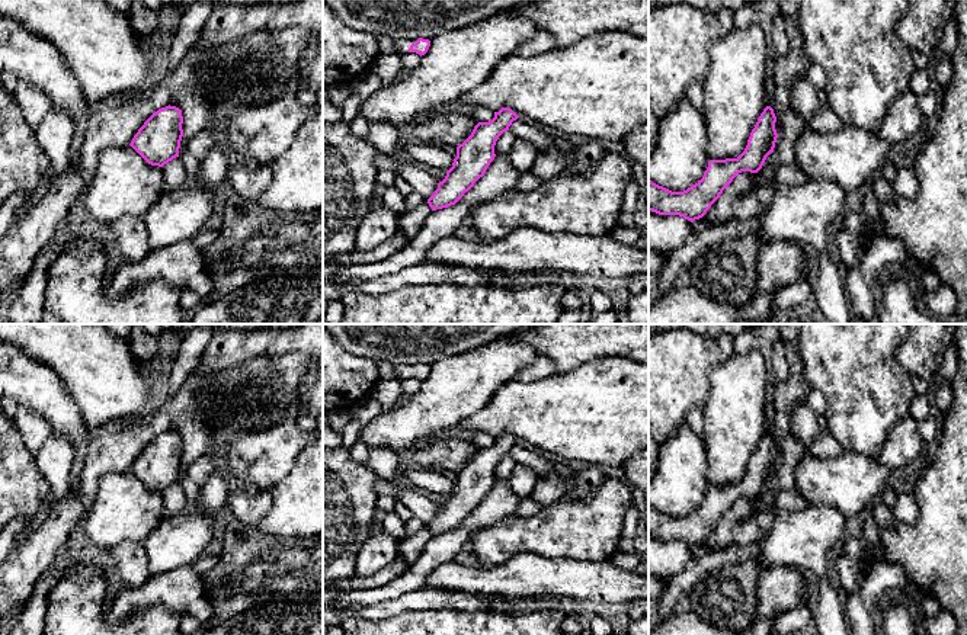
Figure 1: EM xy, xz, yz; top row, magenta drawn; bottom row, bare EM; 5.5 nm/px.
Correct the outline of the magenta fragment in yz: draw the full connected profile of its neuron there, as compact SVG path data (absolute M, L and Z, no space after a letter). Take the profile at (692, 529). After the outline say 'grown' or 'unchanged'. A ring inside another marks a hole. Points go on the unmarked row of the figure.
M766 432L745 477L737 484L710 485L702 504L683 517L672 517L649 506L649 536L679 541L691 548L702 543L739 498L758 498L762 494L778 464L775 448L774 434Z; unchanged

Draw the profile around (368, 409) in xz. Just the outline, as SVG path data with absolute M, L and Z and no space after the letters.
M366 397L350 410L352 418L356 420L361 426L365 426L381 413L381 404L372 397Z

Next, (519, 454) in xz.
M522 443L513 446L509 456L516 462L516 465L523 465L532 469L538 478L548 475L555 465L555 462L526 449Z

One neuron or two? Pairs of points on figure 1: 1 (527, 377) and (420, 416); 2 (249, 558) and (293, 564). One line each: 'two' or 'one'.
1: two
2: one

